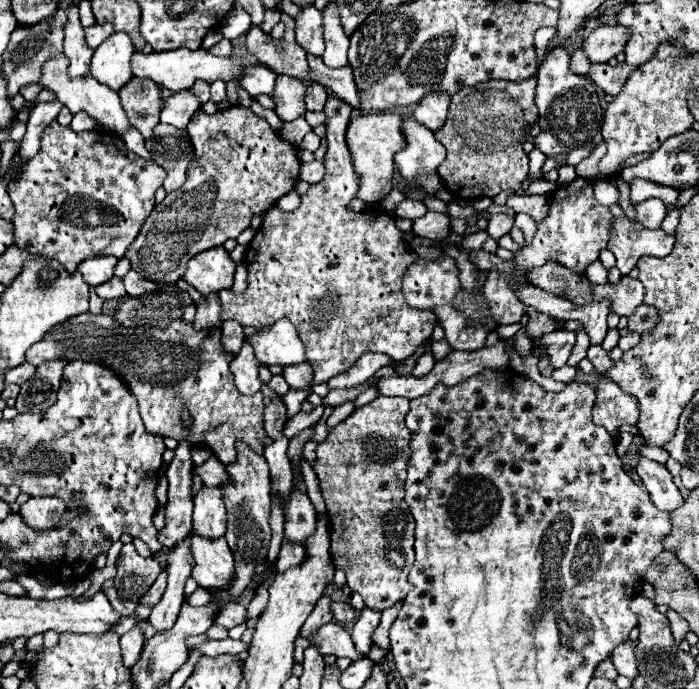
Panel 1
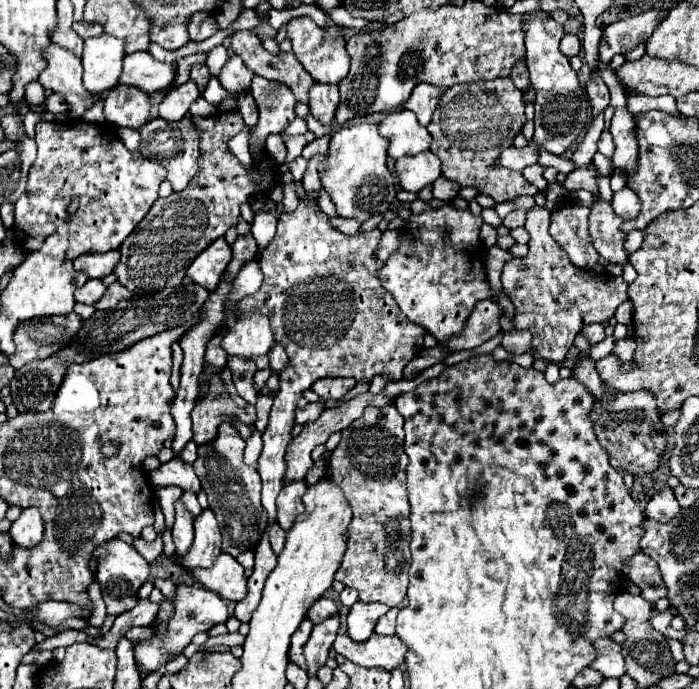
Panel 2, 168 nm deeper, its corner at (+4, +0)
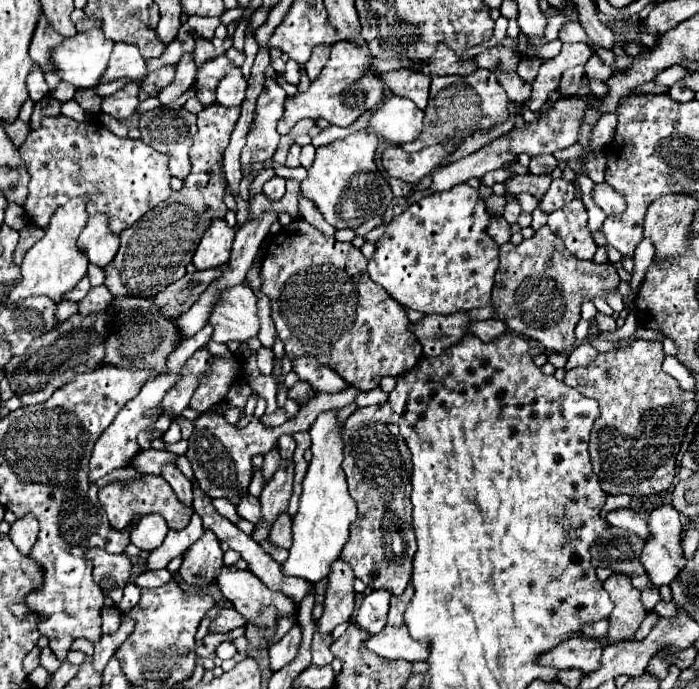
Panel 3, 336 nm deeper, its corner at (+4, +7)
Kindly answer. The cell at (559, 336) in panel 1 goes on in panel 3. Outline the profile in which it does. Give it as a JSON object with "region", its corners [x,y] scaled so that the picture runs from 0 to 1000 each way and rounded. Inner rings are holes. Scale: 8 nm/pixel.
{"region":[[[690,464],[690,467],[672,467],[670,482],[684,488],[690,496],[704,496],[704,491],[724,482],[724,470],[715,464]]]}

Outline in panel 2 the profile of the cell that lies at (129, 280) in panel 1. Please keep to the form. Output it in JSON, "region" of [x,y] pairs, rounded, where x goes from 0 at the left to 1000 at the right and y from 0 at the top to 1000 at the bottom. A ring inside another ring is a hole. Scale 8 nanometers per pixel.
{"region":[[[166,408],[152,419],[149,431],[134,446],[137,448],[160,448],[172,434],[183,434],[183,431],[186,431],[186,422],[177,414],[172,414],[172,408]]]}

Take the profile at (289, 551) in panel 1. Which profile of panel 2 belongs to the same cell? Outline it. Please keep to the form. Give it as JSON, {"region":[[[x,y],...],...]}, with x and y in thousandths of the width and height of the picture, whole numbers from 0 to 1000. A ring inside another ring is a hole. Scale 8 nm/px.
{"region":[[[392,759],[392,762],[383,768],[383,776],[386,776],[386,791],[389,791],[392,803],[395,803],[395,806],[398,806],[398,803],[403,803],[409,771],[406,771],[406,768],[401,768],[401,762],[395,762],[395,759]]]}

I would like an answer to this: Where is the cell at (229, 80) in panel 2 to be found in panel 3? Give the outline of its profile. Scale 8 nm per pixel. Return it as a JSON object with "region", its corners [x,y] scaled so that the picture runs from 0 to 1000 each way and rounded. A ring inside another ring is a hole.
{"region":[[[312,81],[312,84],[303,84],[283,99],[278,131],[280,131],[280,142],[292,154],[303,154],[309,148],[306,134],[309,134],[312,119],[320,113],[326,96],[329,96],[329,87],[323,81]]]}

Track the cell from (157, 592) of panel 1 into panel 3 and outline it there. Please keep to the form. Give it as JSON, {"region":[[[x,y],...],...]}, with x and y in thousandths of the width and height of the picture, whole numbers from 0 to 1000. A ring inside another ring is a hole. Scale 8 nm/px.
{"region":[[[175,894],[175,906],[172,911],[157,920],[157,923],[146,923],[143,932],[134,938],[134,952],[132,952],[132,967],[137,975],[146,975],[149,967],[155,964],[155,958],[163,952],[166,940],[183,926],[183,920],[192,914],[192,900],[183,894]]]}

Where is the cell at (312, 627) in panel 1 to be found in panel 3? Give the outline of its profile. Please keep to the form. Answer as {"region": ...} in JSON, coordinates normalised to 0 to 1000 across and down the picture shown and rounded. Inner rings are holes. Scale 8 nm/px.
{"region":[[[421,906],[421,911],[398,932],[392,935],[383,949],[386,949],[386,972],[398,975],[403,967],[409,967],[412,961],[418,961],[426,949],[426,938],[429,938],[429,926],[432,926],[432,911],[426,906]]]}

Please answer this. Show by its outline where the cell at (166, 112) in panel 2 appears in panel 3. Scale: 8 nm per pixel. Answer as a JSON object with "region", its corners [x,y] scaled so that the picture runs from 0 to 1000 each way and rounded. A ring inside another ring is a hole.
{"region":[[[263,75],[258,90],[252,93],[252,110],[249,119],[240,122],[235,131],[226,134],[226,145],[232,151],[246,151],[249,145],[255,145],[263,134],[269,134],[278,122],[280,113],[280,93],[278,93],[278,81],[275,75]]]}

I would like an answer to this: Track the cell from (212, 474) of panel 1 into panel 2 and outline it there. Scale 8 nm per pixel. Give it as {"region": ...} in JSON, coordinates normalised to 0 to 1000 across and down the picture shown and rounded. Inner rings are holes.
{"region":[[[252,663],[246,669],[229,675],[226,684],[215,687],[215,701],[217,701],[217,707],[255,704],[263,713],[278,713],[278,716],[286,716],[289,713],[286,695],[280,692],[275,675],[263,672],[260,666],[252,666]]]}

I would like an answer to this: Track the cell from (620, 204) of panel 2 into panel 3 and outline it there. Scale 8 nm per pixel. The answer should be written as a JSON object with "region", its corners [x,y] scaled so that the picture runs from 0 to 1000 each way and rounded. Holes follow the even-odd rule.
{"region":[[[853,267],[847,276],[847,290],[853,293],[853,299],[858,299],[867,311],[887,311],[893,308],[893,287],[876,276],[876,270],[864,267]]]}

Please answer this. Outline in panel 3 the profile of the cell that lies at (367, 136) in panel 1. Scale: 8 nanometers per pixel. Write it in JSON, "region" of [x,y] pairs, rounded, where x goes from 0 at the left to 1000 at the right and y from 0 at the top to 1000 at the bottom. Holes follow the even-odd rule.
{"region":[[[524,189],[506,192],[492,203],[481,203],[469,212],[452,218],[446,244],[441,247],[438,261],[432,264],[432,282],[458,305],[464,319],[486,331],[512,331],[535,313],[546,313],[558,296],[561,276],[552,267],[552,258],[544,255],[535,226],[541,215],[541,200]]]}

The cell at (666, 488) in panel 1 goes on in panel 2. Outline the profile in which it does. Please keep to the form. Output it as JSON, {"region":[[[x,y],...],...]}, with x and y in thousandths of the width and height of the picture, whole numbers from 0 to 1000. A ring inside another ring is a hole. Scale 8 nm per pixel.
{"region":[[[947,707],[941,710],[927,733],[924,733],[924,750],[927,753],[938,753],[938,756],[959,756],[961,750],[967,750],[967,745],[973,742],[973,733],[964,721],[964,713],[959,707]]]}

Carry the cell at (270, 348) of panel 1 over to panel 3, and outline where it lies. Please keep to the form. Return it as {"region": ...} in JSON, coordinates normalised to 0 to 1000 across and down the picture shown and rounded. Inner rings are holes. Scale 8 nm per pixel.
{"region":[[[332,415],[315,438],[303,447],[303,462],[298,470],[306,476],[303,493],[309,496],[352,496],[355,491],[366,488],[372,479],[372,464],[366,459],[366,430],[352,415]]]}

